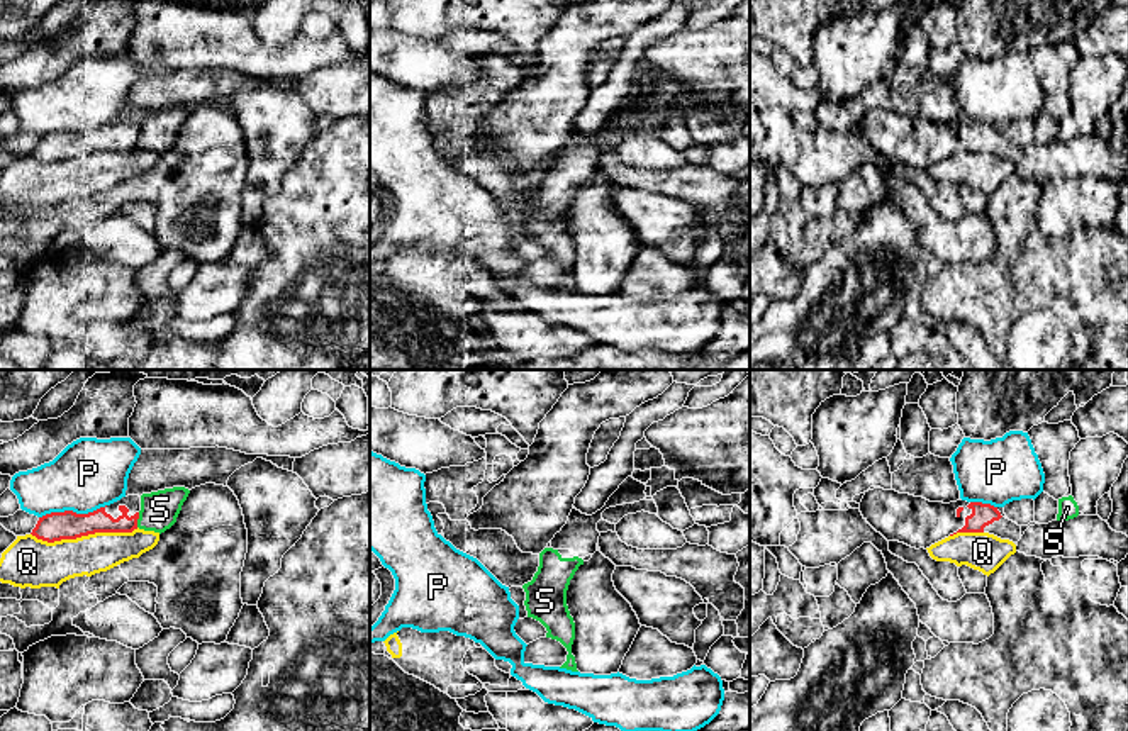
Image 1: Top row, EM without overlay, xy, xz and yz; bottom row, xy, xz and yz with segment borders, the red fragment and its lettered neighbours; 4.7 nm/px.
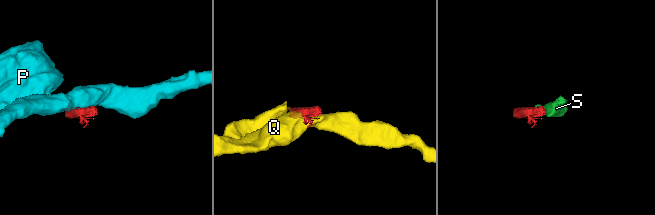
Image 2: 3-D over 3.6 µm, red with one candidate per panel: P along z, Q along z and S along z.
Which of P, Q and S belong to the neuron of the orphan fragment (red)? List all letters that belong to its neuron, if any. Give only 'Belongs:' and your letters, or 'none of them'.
Belongs: none of them

